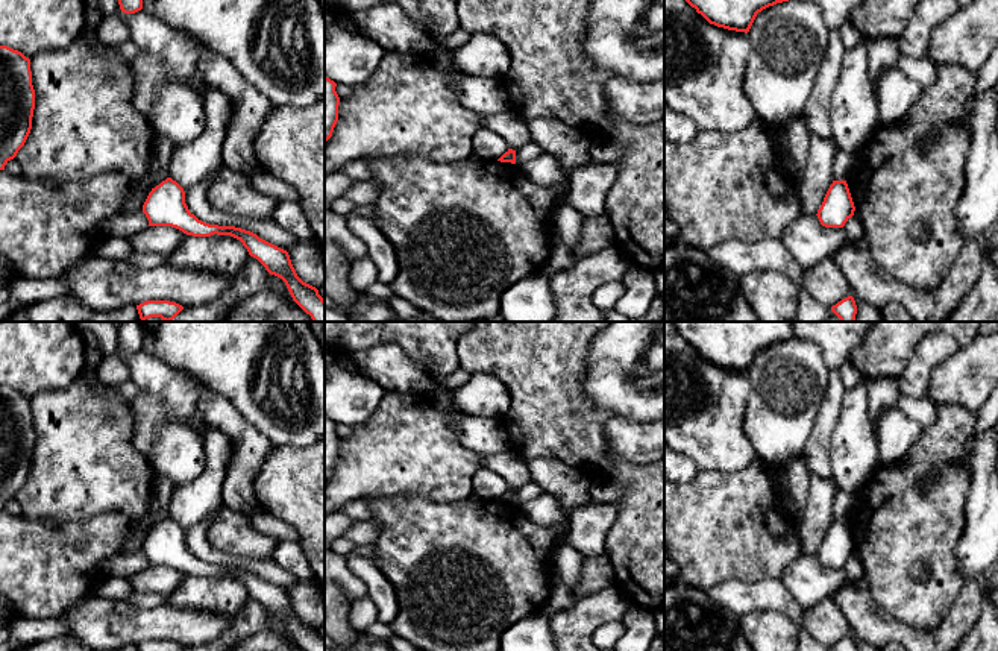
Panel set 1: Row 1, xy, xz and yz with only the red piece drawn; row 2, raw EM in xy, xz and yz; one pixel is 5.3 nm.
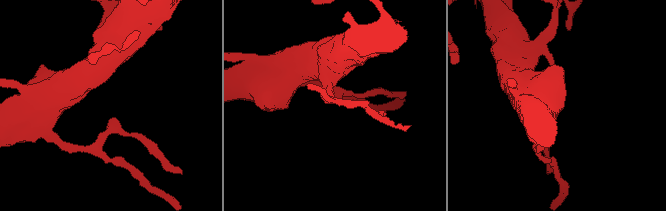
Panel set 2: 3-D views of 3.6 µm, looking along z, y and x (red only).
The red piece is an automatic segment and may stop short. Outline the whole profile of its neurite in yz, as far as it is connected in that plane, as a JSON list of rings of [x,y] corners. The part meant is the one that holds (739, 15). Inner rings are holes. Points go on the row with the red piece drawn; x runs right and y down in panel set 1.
[[[686,0],[710,24],[748,33],[757,14],[789,0]]]

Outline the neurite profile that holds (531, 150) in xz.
[[[529,141],[528,144],[522,146],[519,150],[516,150],[516,164],[523,164],[526,161],[538,158],[543,152],[540,146]]]

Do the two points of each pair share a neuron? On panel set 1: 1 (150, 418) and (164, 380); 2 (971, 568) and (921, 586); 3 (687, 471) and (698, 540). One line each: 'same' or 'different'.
1: same
2: different
3: different

